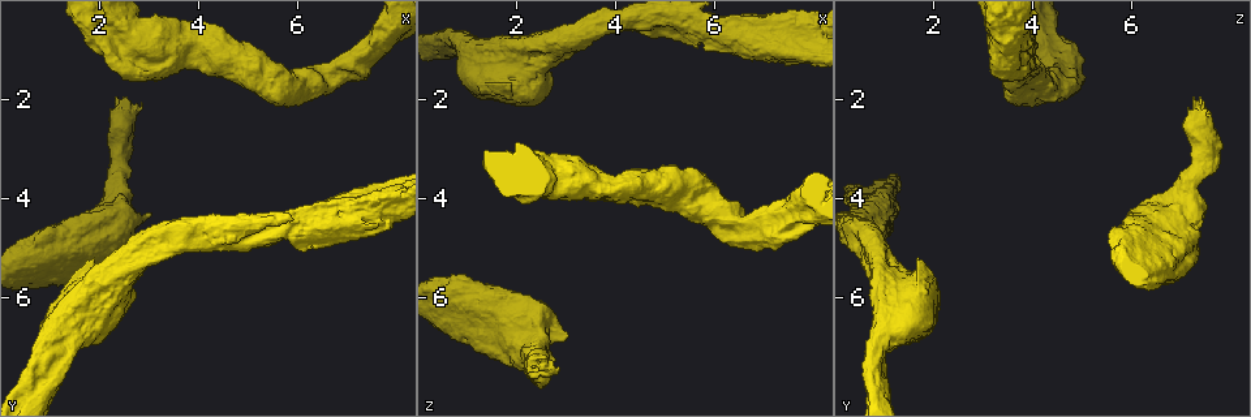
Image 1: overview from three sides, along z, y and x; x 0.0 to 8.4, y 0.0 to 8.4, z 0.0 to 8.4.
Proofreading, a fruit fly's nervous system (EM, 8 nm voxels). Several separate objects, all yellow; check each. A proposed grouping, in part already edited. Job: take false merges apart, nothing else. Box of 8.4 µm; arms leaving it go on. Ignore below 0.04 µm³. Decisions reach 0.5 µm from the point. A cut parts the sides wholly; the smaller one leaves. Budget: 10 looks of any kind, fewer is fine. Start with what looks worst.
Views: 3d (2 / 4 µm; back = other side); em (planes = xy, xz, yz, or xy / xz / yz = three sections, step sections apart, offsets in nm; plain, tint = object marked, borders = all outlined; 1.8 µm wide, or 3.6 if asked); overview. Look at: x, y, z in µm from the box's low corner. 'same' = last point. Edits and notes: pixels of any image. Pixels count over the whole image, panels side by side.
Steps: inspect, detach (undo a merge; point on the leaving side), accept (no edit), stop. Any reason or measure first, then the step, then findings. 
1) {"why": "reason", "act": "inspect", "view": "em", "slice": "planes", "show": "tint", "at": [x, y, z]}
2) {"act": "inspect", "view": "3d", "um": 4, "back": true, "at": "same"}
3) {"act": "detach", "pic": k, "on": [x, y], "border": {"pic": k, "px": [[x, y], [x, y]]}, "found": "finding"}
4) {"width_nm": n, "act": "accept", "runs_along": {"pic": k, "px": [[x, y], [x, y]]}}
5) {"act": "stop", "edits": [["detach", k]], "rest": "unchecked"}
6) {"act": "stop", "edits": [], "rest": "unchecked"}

{"act": "inspect", "view": "em", "um": 3.6, "slice": "xz", "step": 8, "show": "tint", "at": [2.15, 4.35, 6.90]}

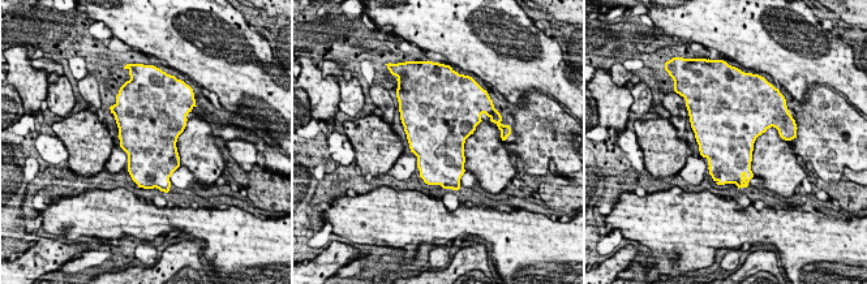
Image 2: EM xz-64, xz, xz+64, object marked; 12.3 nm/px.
{"act": "inspect", "view": "em", "um": 3.6, "slice": "yz", "step": 8, "show": "tint", "at": "same"}

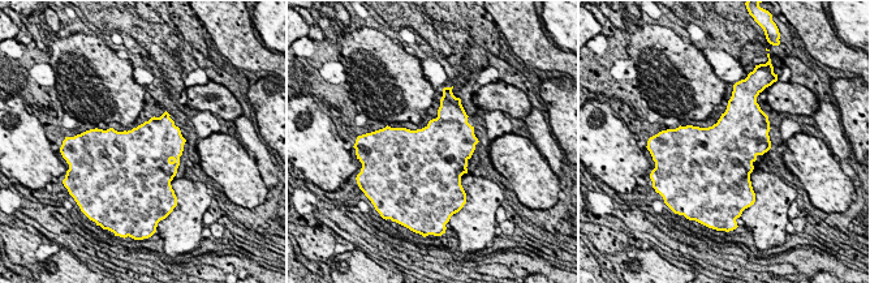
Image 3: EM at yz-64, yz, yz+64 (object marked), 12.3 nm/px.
{"act": "accept", "found": "continuous, no second neuron"}

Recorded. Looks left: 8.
{"why": "calibre changes", "act": "inspect", "view": "3d", "um": 4, "at": [2.30, 5.65, 1.10]}

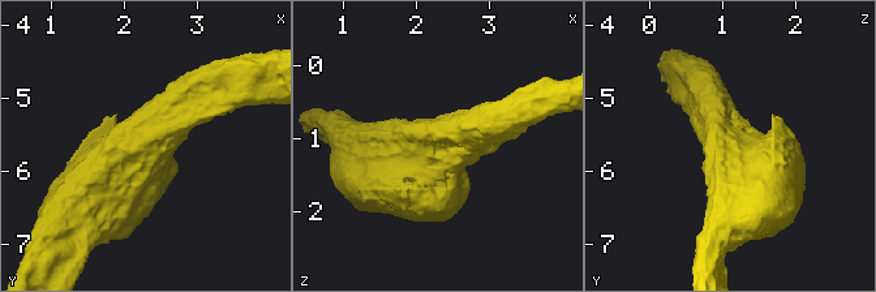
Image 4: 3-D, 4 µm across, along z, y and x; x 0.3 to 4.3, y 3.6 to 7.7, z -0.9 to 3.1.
{"act": "inspect", "view": "em", "slice": "planes", "show": "tint", "at": [2.25, 5.65, 1.10]}

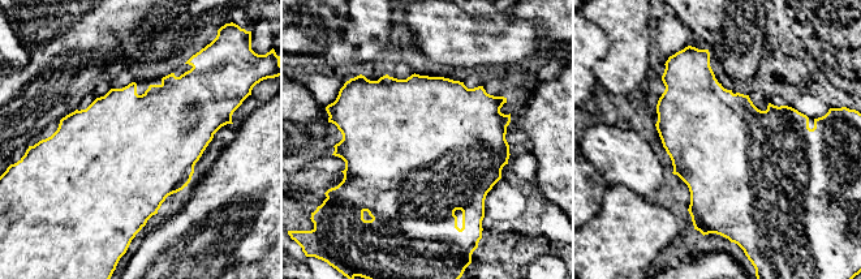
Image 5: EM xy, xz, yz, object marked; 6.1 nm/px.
{"act": "accept", "found": "all the same neuron"}

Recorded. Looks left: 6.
{"act": "inspect", "view": "em", "slice": "xy", "step": 16, "show": "tint", "at": [6.00, 4.55, 0.65]}

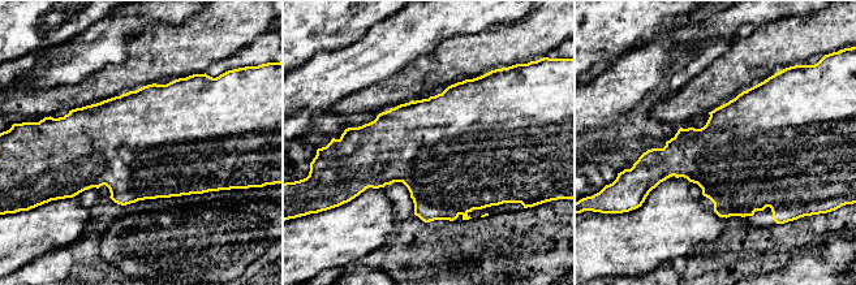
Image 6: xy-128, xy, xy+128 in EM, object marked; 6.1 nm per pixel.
{"why": "another direction", "act": "inspect", "view": "em", "slice": "planes", "show": "tint", "at": "same"}

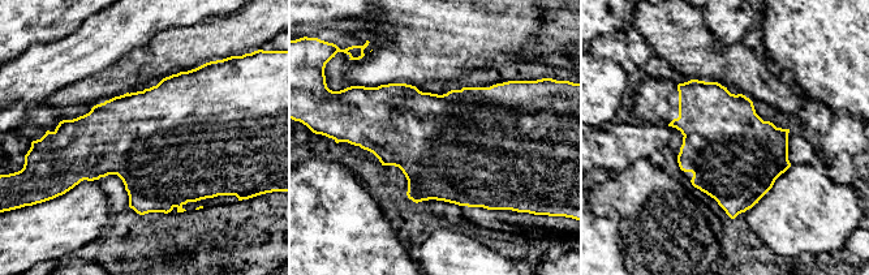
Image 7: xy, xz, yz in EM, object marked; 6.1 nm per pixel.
{"act": "accept", "found": "all the same neuron"}

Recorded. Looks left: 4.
{"why": "thick turns thin", "act": "inspect", "view": "3d", "um": 4, "at": [2.85, 0.80, 3.60]}

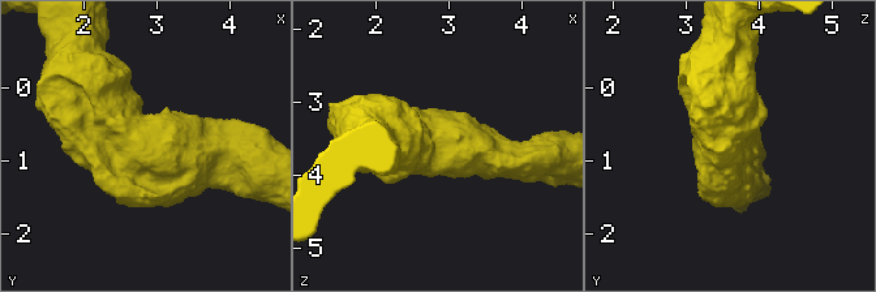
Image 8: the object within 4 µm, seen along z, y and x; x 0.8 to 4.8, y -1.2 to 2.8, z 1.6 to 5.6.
{"why": "shape alone is not enough", "act": "inspect", "view": "em", "slice": "planes", "show": "tint", "at": [2.80, 0.80, 3.55]}

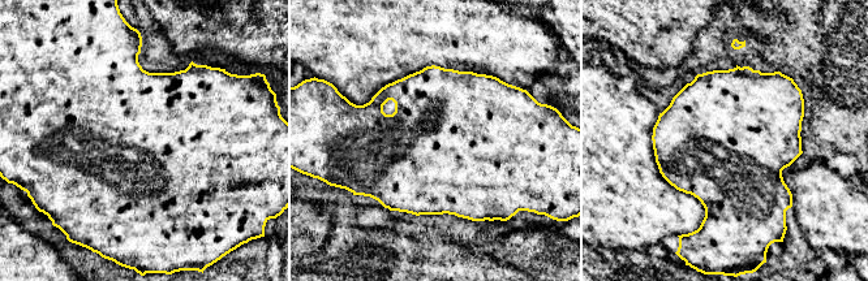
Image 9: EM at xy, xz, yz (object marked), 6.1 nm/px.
{"act": "accept", "found": "one neuron here"}

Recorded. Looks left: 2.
{"act": "stop", "edits": [], "rest": "unchecked"}

